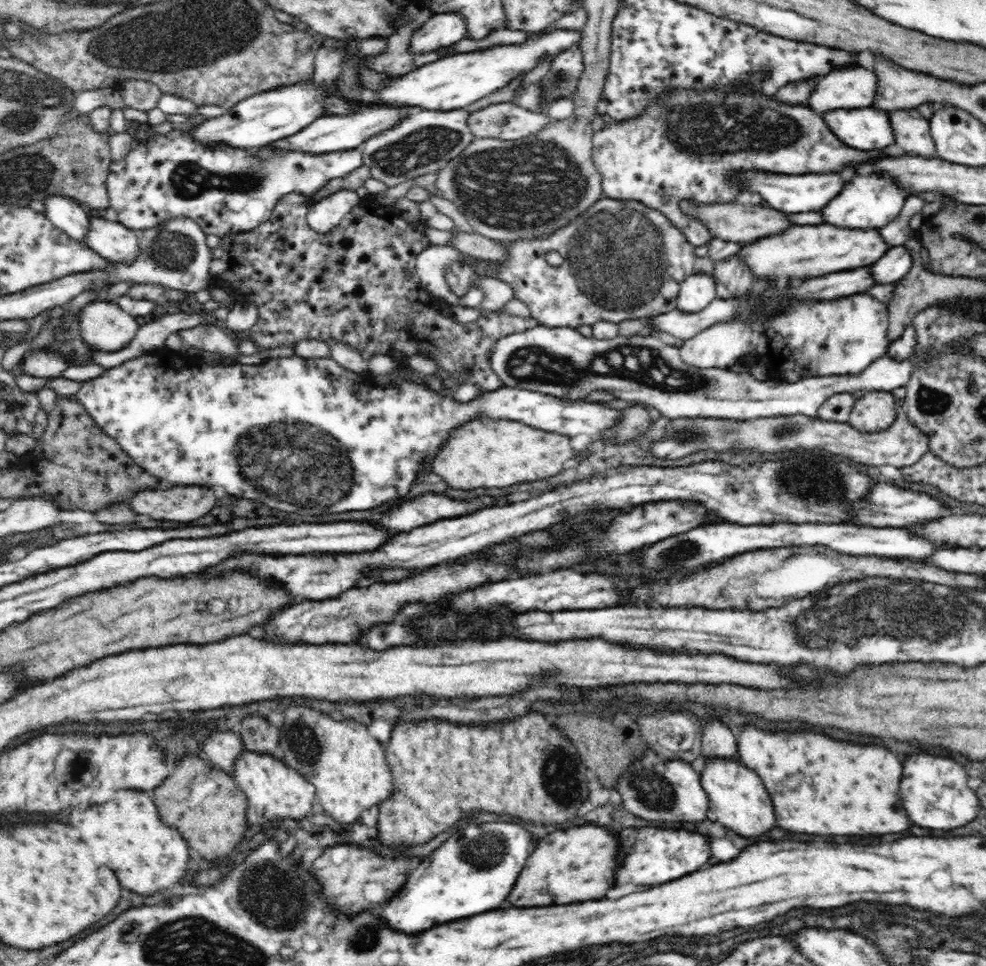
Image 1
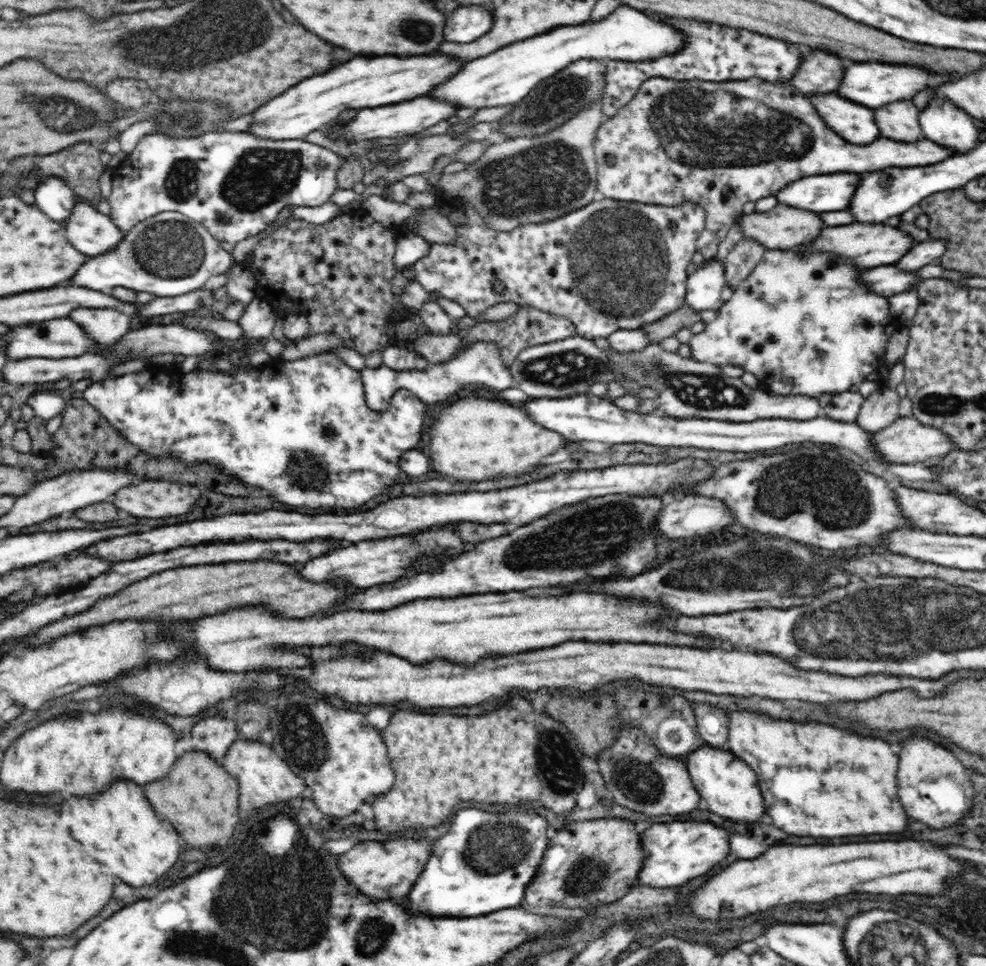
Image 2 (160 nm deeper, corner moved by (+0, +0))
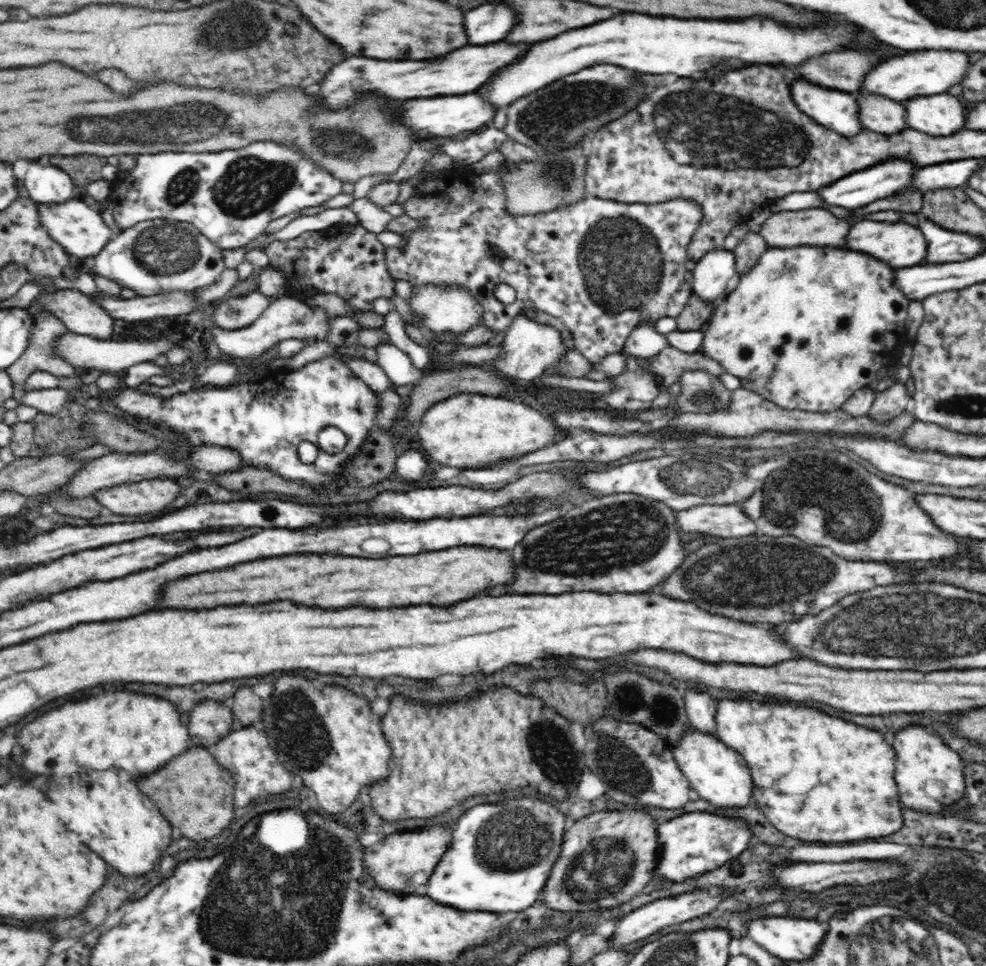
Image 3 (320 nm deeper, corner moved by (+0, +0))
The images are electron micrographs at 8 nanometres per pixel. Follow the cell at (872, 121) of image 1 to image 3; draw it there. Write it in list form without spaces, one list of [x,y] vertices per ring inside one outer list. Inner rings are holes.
[[[806,80],[790,84],[794,104],[812,120],[838,134],[853,137],[862,130],[858,122],[858,104],[846,92],[828,90]]]

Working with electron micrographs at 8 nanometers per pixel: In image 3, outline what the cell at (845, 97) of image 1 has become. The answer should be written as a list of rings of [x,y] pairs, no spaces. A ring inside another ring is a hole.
[[[908,52],[900,58],[890,58],[888,62],[880,64],[872,72],[868,72],[862,92],[868,94],[880,94],[892,100],[910,100],[914,96],[932,96],[934,94],[948,93],[948,90],[956,84],[963,82],[970,70],[970,60],[966,52]]]

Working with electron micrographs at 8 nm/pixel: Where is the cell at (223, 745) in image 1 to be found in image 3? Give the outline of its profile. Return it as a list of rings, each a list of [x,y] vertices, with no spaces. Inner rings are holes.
[[[204,700],[192,709],[187,722],[194,746],[210,748],[232,730],[233,712],[223,702]]]

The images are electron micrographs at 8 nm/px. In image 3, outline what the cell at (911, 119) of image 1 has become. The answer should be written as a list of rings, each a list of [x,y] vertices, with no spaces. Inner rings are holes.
[[[860,94],[858,102],[864,108],[860,110],[860,122],[864,122],[868,131],[893,135],[908,128],[900,102],[870,94]]]

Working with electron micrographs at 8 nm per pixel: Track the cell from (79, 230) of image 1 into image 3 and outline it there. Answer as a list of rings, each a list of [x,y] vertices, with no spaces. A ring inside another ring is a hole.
[[[40,162],[28,164],[24,187],[30,199],[44,205],[66,202],[78,191],[66,171]]]

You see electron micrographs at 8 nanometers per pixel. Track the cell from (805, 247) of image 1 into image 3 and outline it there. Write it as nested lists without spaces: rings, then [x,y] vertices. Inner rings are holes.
[[[862,220],[852,226],[846,246],[850,250],[858,250],[870,254],[875,259],[888,263],[888,266],[906,268],[908,266],[922,265],[926,260],[926,239],[919,227],[902,224],[902,222],[872,222]]]

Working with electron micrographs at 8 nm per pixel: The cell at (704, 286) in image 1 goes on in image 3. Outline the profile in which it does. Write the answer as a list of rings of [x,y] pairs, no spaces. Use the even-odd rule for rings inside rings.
[[[724,248],[707,252],[693,269],[692,292],[700,299],[716,303],[722,299],[728,280],[736,274],[736,257]]]

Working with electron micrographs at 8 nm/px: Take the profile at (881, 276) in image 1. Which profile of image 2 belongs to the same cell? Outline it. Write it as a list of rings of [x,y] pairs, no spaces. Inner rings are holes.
[[[929,238],[914,244],[906,254],[902,254],[902,258],[898,258],[898,262],[894,262],[894,265],[906,272],[917,271],[926,264],[937,263],[946,251],[946,241]]]

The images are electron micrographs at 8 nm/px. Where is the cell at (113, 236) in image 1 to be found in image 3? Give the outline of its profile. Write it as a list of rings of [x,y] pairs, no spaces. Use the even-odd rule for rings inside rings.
[[[74,197],[63,203],[54,203],[53,205],[44,205],[37,203],[37,213],[41,225],[46,232],[64,247],[68,254],[74,254],[81,260],[88,256],[96,256],[111,239],[111,230],[104,223],[100,210],[90,201],[84,201]]]

